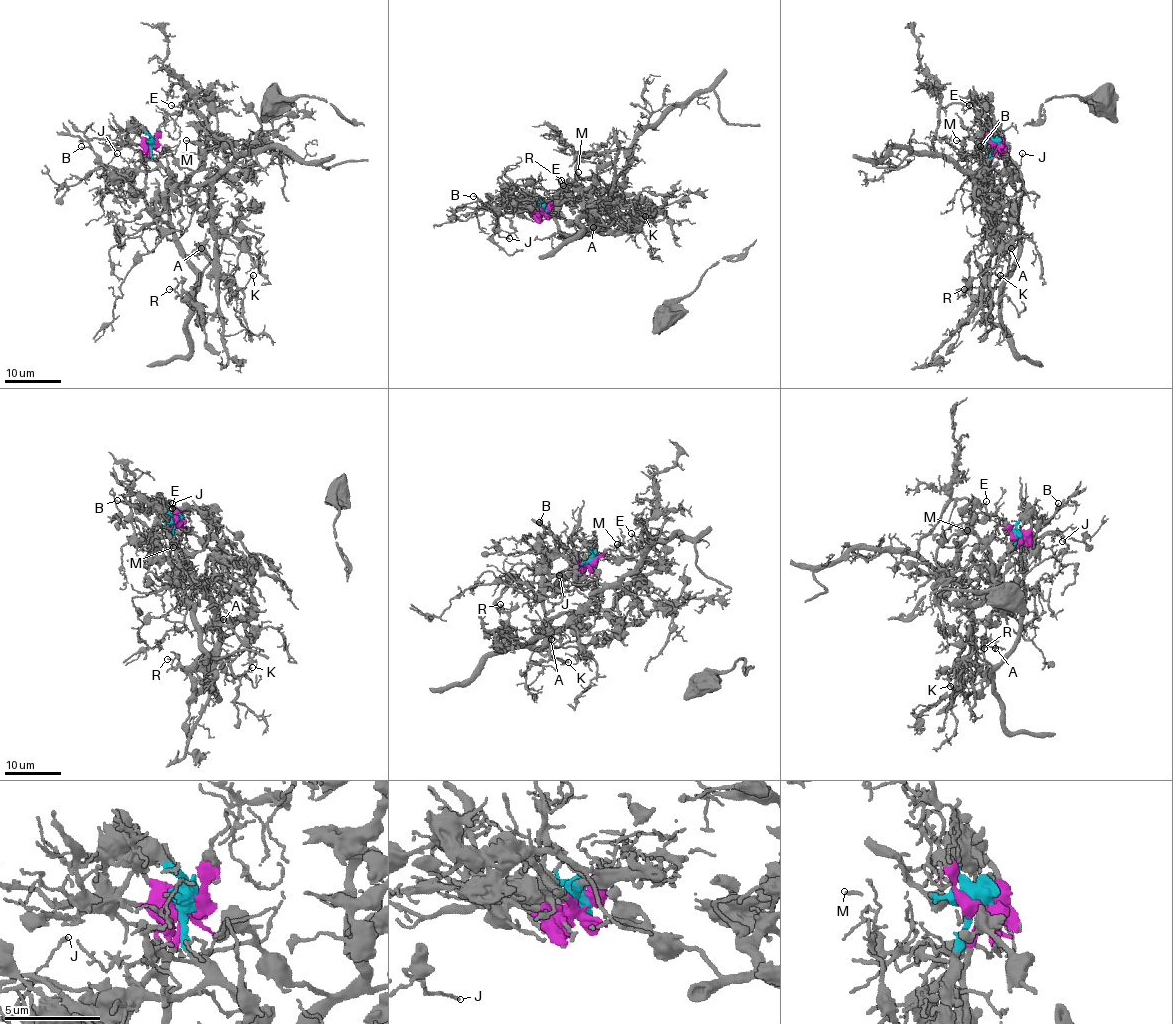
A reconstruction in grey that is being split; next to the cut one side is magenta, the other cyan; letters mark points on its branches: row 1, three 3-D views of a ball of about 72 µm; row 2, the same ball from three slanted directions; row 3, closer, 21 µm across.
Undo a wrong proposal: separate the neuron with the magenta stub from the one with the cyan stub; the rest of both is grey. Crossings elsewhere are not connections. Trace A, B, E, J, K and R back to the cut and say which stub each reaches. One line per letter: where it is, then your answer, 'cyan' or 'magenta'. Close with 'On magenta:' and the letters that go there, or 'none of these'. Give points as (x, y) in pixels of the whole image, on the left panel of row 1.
A: at (201, 248); magenta
B: at (81, 146); magenta
E: at (171, 105); cyan
J: at (117, 153); magenta
K: at (253, 275); cyan
R: at (169, 289); magenta
On magenta: A, B, J, R

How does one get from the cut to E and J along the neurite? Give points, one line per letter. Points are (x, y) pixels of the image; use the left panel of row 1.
E: (154, 143), (152, 157), (180, 185), (210, 182), (235, 156), (231, 145), (194, 111), (185, 104), (171, 105)
J: (154, 143), (147, 160), (145, 189), (141, 195), (106, 188), (106, 167), (117, 153)

